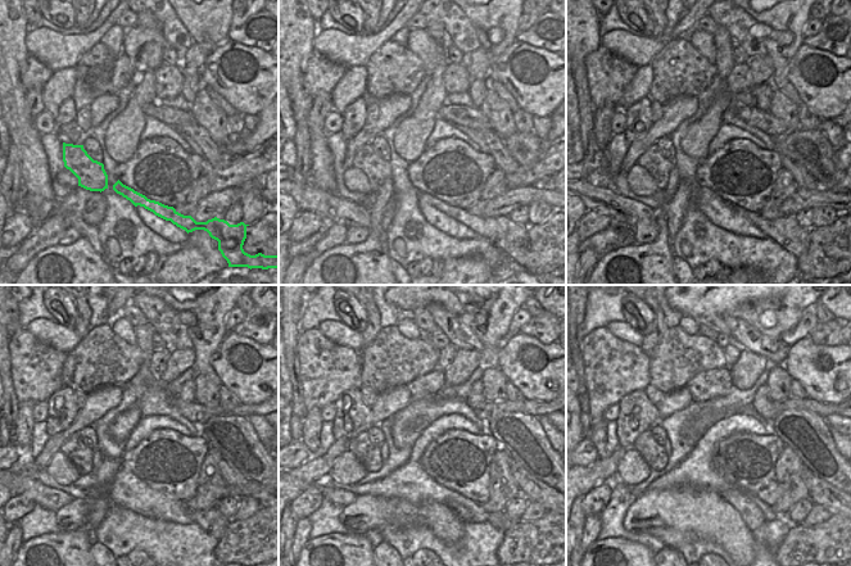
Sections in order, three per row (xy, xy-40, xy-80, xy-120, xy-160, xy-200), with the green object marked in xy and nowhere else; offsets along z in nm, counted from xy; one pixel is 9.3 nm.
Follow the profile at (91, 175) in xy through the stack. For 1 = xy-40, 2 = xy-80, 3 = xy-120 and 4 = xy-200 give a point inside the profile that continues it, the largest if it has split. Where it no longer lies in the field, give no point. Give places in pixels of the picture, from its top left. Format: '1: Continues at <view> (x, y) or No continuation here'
1: Continues at xy-40 (376, 170)
2: Continues at xy-80 (659, 167)
3: Continues at xy-120 (73, 448)
4: Continues at xy-200 (655, 454).

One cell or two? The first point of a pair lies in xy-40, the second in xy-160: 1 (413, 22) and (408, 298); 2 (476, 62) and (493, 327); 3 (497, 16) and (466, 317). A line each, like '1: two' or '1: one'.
1: two
2: two
3: one

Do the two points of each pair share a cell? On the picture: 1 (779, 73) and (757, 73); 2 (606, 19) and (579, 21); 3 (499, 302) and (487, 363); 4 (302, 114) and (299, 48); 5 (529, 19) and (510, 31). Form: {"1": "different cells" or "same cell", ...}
{"1": "different cells", "2": "different cells", "3": "same cell", "4": "same cell", "5": "different cells"}

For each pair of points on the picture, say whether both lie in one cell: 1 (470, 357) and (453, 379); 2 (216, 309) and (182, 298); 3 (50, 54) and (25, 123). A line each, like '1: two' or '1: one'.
1: one
2: one
3: two

